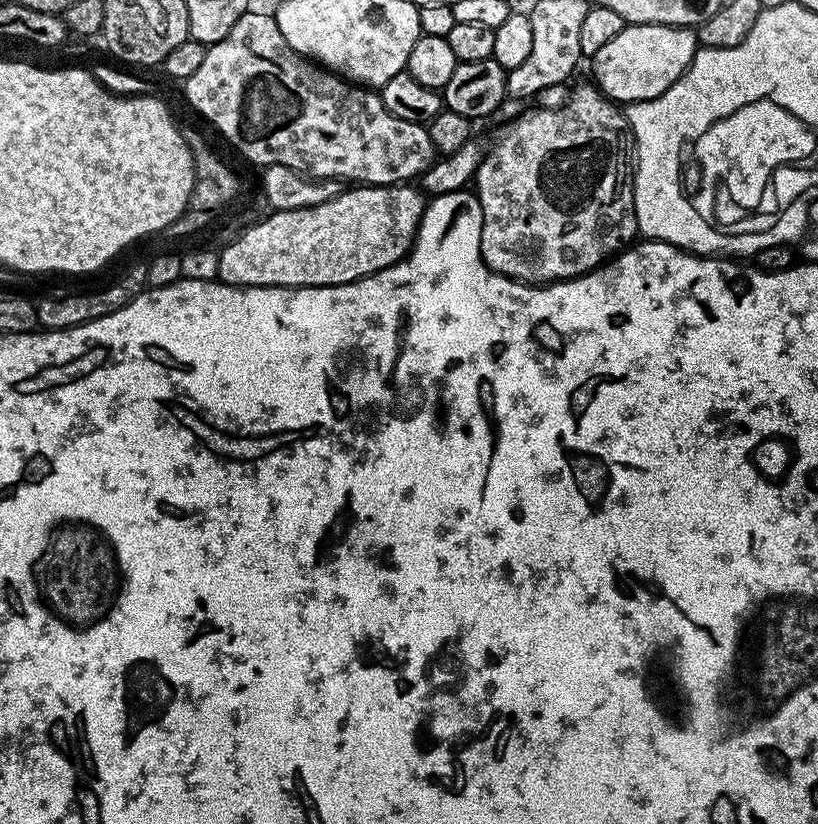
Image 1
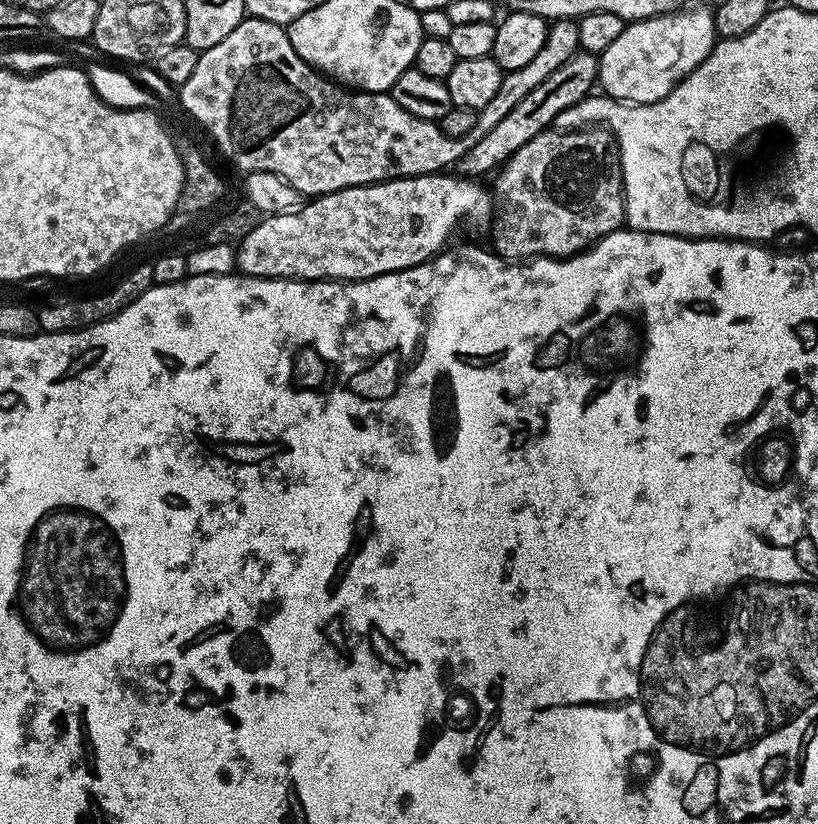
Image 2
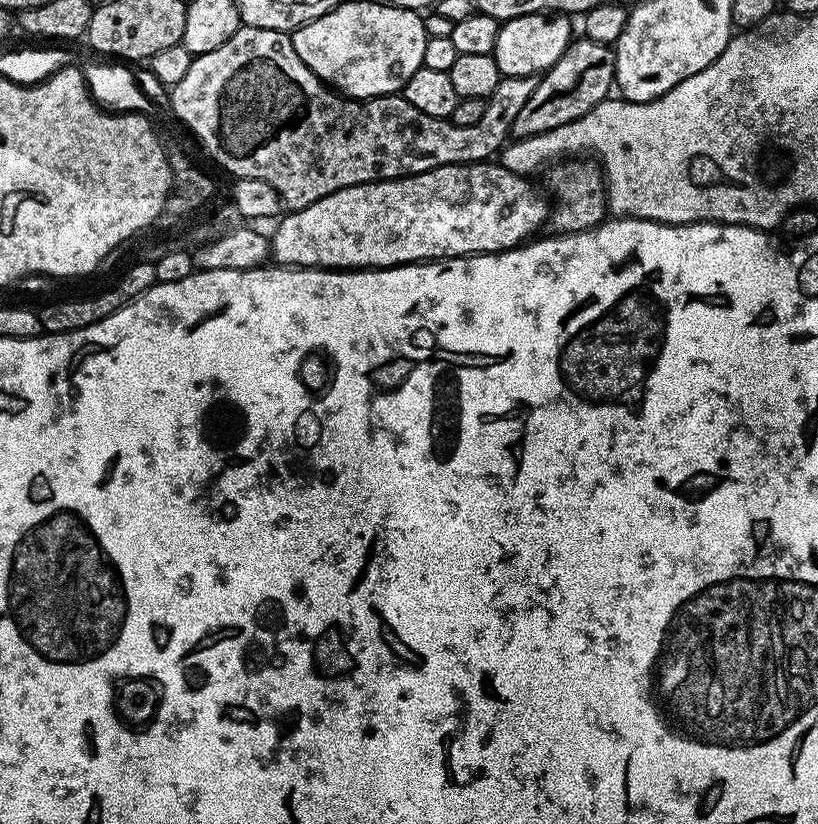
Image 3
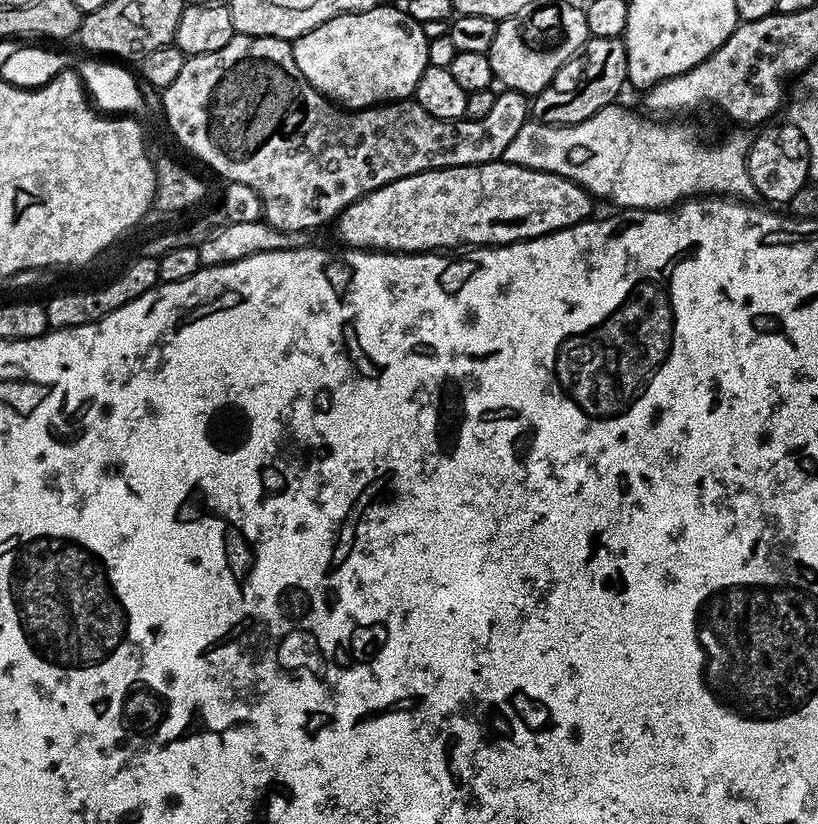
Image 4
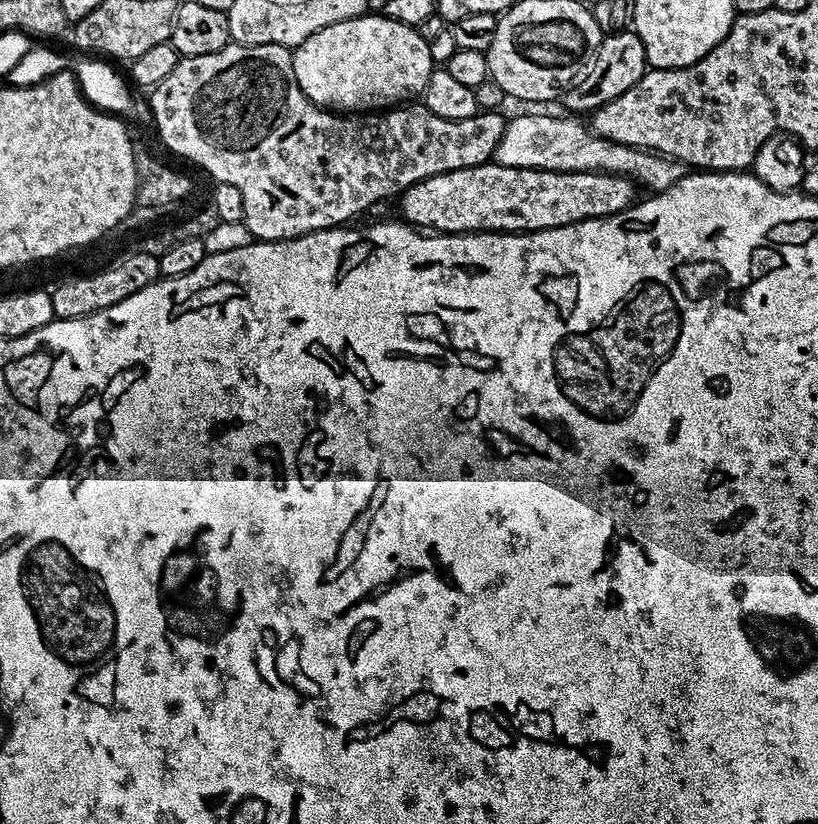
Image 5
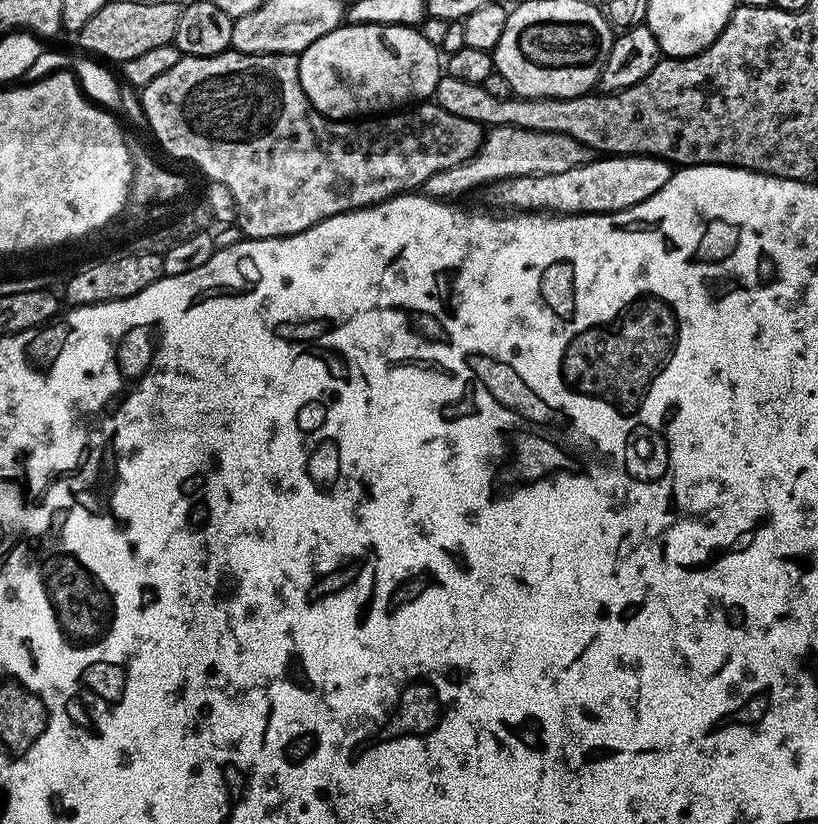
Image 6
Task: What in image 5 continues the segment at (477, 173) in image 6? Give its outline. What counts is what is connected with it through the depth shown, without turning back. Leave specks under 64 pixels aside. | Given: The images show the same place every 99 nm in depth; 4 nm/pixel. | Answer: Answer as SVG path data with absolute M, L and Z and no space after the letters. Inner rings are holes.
M516 116L513 120L511 117L504 125L502 142L498 142L496 147L495 163L511 168L537 168L547 172L610 172L614 176L628 177L641 189L652 188L648 190L653 193L665 192L675 180L680 179L682 168L677 161L642 148L631 148L625 144L612 142L597 136L587 123L579 124L576 121L579 119L564 116Z

